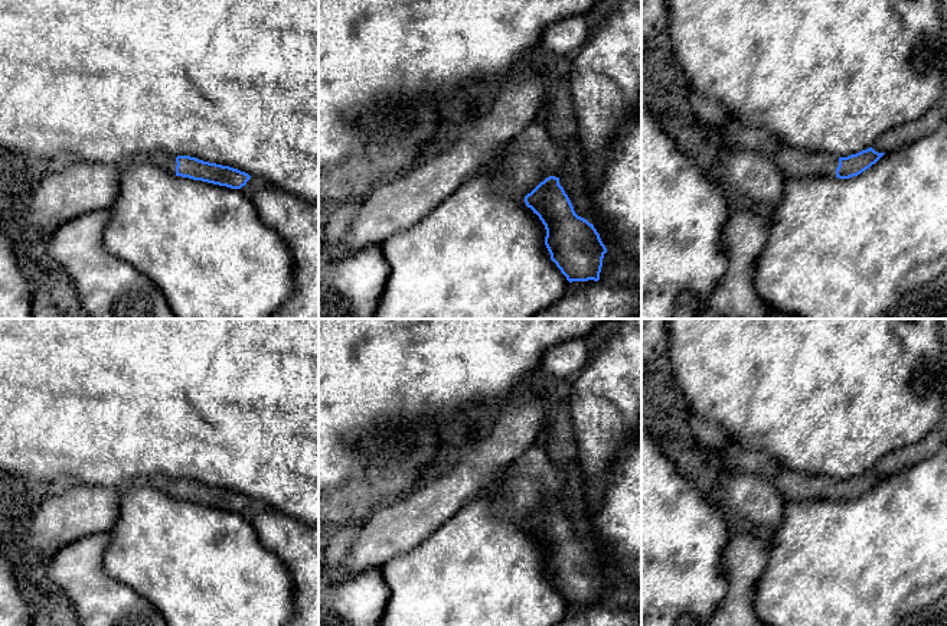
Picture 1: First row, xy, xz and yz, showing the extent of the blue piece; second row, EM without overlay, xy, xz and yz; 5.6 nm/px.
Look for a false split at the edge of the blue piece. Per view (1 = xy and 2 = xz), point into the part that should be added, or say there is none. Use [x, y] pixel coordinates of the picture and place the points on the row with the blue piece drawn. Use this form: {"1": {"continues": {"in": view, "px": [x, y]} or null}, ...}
{"1": {"continues": {"in": "xy", "px": [170, 166]}}, "2": {"continues": null}}

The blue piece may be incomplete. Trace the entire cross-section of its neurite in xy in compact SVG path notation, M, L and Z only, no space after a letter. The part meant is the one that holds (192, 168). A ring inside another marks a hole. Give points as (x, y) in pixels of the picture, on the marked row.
M190 156L172 157L164 169L176 176L226 186L231 189L241 189L251 179L248 173L238 169L203 162Z

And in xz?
M546 177L525 203L545 225L545 245L566 280L598 281L607 248L594 225L575 213L559 177Z

